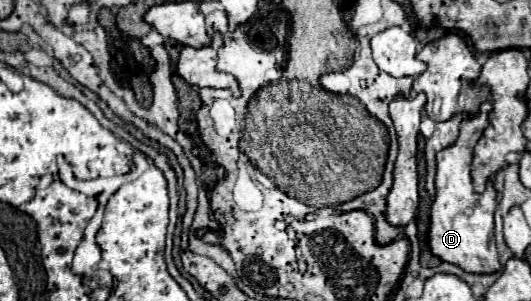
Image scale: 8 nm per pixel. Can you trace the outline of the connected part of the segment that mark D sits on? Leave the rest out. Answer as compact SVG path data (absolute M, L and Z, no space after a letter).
M492 104L480 106L472 120L464 120L460 126L460 136L454 146L438 152L438 172L436 172L436 198L430 210L430 230L428 246L430 252L442 262L460 266L464 272L472 274L494 274L500 270L498 250L494 244L494 210L496 210L496 190L492 182L484 194L474 194L472 190L472 150L482 138L482 130L488 126L488 116Z

